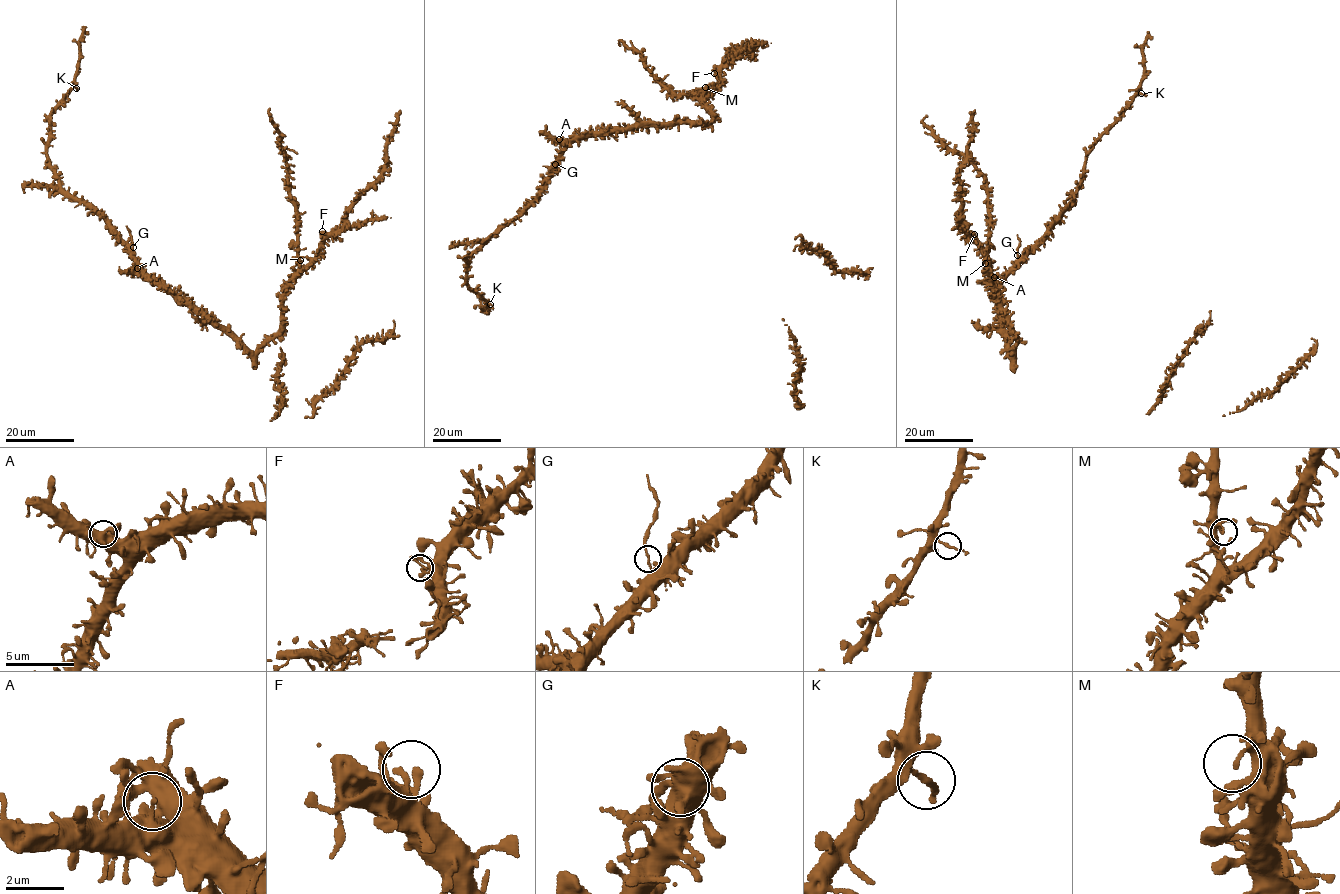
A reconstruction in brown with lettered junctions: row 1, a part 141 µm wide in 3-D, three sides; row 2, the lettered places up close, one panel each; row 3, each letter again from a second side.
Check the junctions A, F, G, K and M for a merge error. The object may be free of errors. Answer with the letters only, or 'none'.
G

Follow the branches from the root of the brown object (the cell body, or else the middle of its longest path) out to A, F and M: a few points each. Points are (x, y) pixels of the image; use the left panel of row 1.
A: (208, 316), (189, 308), (155, 285), (137, 268)
F: (208, 316), (225, 326), (252, 351), (261, 347), (279, 329), (284, 289), (318, 253), (322, 231)
M: (208, 316), (225, 326), (254, 352), (279, 329), (284, 289), (297, 271), (300, 260)

